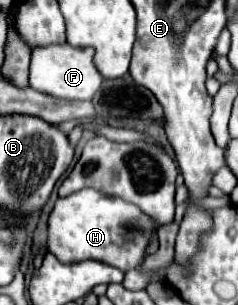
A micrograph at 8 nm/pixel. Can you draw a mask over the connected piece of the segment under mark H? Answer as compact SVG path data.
M82 189L66 199L58 199L48 219L48 251L62 263L98 259L122 271L134 269L144 259L146 247L156 233L154 221L118 197L106 197L94 189Z

